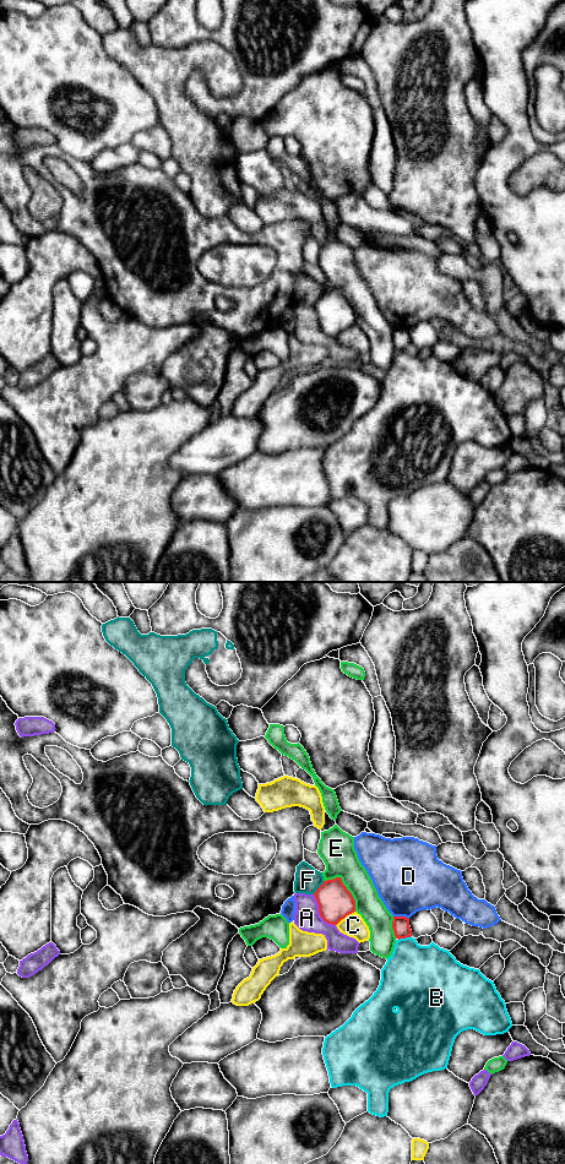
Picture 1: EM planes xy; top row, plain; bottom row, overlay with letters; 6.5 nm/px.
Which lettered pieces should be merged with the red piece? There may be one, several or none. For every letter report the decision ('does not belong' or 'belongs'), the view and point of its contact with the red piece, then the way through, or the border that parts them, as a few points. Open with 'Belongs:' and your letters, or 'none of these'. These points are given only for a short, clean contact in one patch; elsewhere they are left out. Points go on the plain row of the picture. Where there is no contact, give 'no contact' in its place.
Belongs: none of these
A: does not belong; meets red in xy at (319, 324)
B: does not belong; meets red in xy at (405, 349)
C: does not belong; meets red in xy at (345, 328)
D: does not belong; meets red in xy at (401, 328)
E: does not belong; meets red in xy at (345, 298)
F: does not belong; meets red in xy at (319, 299); border along xy (324, 293), (313, 305)

